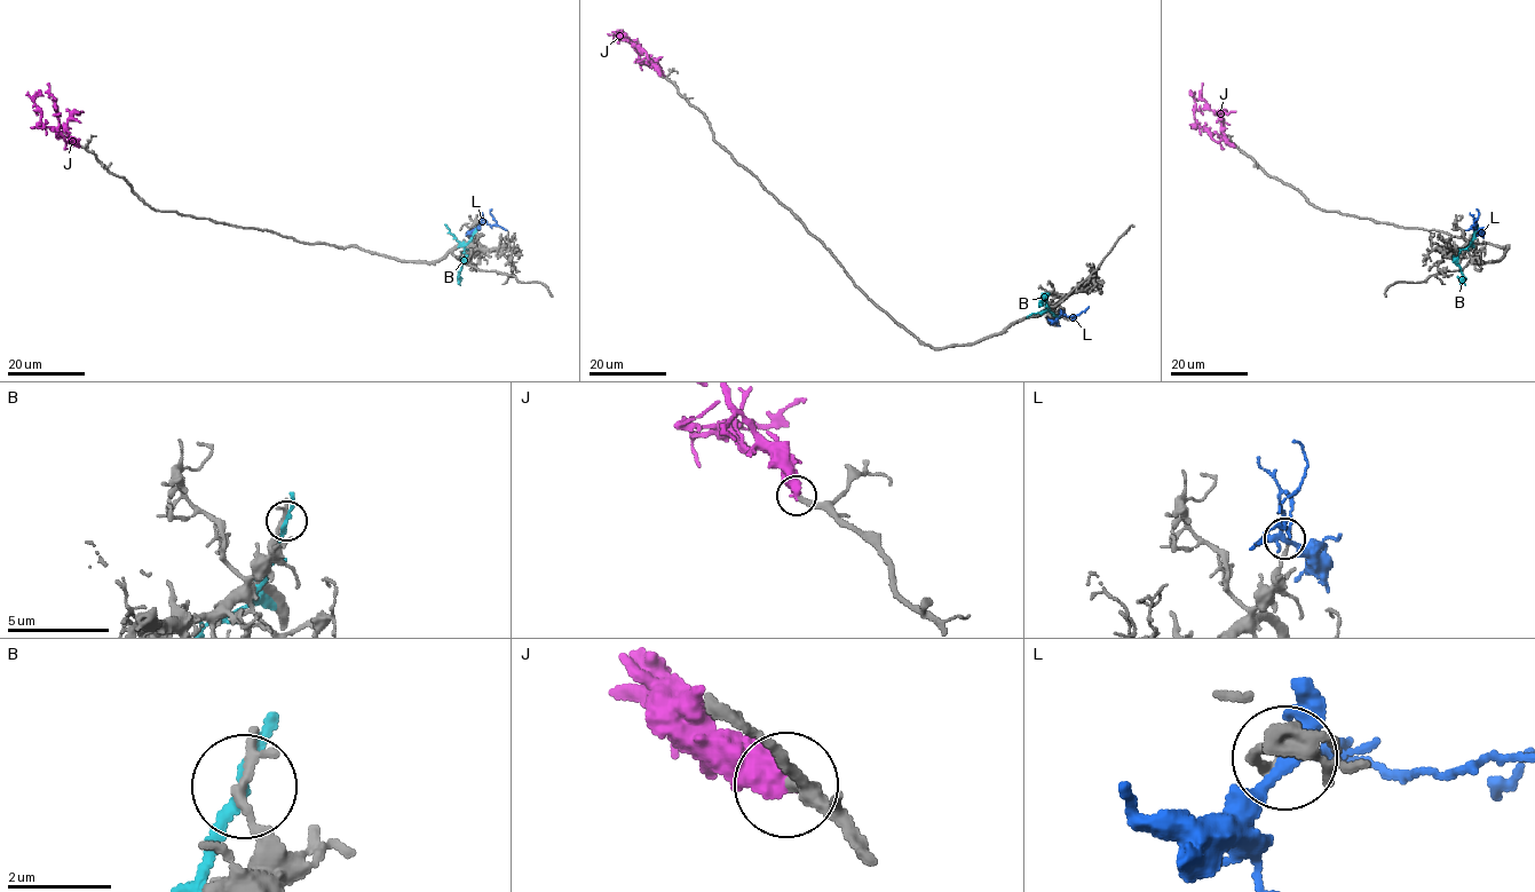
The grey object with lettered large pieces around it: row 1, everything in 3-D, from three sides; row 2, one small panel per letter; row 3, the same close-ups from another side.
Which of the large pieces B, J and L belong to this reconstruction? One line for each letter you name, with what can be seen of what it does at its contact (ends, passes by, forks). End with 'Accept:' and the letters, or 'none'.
Accept: none

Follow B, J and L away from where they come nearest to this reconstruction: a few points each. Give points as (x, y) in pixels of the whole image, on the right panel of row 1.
B: (1476, 230), (1473, 238), (1458, 253), (1456, 263), (1465, 285)
J: (1234, 147), (1223, 140), (1215, 141), (1196, 121), (1191, 89)
L: (1474, 228), (1473, 221), (1479, 213), (1477, 208)

